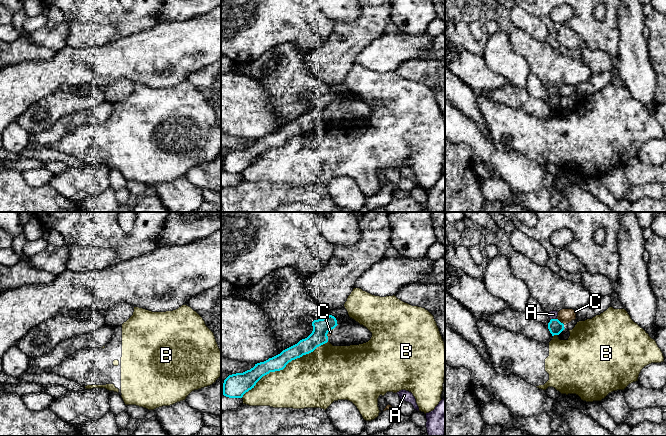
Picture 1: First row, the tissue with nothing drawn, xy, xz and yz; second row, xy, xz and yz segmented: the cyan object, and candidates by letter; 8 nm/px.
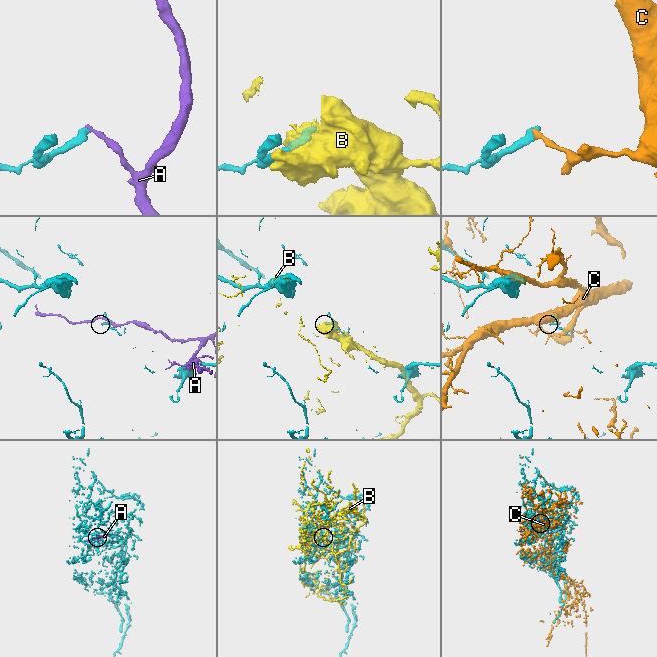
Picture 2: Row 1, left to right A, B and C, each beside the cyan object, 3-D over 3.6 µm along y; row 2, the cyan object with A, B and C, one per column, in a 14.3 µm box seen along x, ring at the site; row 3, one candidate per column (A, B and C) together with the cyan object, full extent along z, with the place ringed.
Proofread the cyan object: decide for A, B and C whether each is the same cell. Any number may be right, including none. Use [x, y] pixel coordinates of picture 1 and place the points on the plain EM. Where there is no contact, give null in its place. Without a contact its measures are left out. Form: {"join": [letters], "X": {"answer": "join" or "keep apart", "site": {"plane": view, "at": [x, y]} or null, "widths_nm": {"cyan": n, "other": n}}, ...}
{"join": [], "A": {"answer": "keep apart", "site": {"plane": "yz", "at": [554, 95]}, "widths_nm": {"cyan": 120, "other": 60}}, "B": {"answer": "keep apart", "site": {"plane": "xz", "at": [284, 143]}, "widths_nm": {"cyan": 130, "other": 420}}, "C": {"answer": "keep apart", "site": {"plane": "yz", "at": [560, 98]}, "widths_nm": {"cyan": 120, "other": 120}}}

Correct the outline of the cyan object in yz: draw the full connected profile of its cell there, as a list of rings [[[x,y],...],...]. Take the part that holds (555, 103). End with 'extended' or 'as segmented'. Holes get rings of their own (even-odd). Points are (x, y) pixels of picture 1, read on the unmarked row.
[[[551,95],[548,99],[548,105],[552,112],[559,111],[565,104],[564,100],[561,99],[558,95]]] | as segmented

